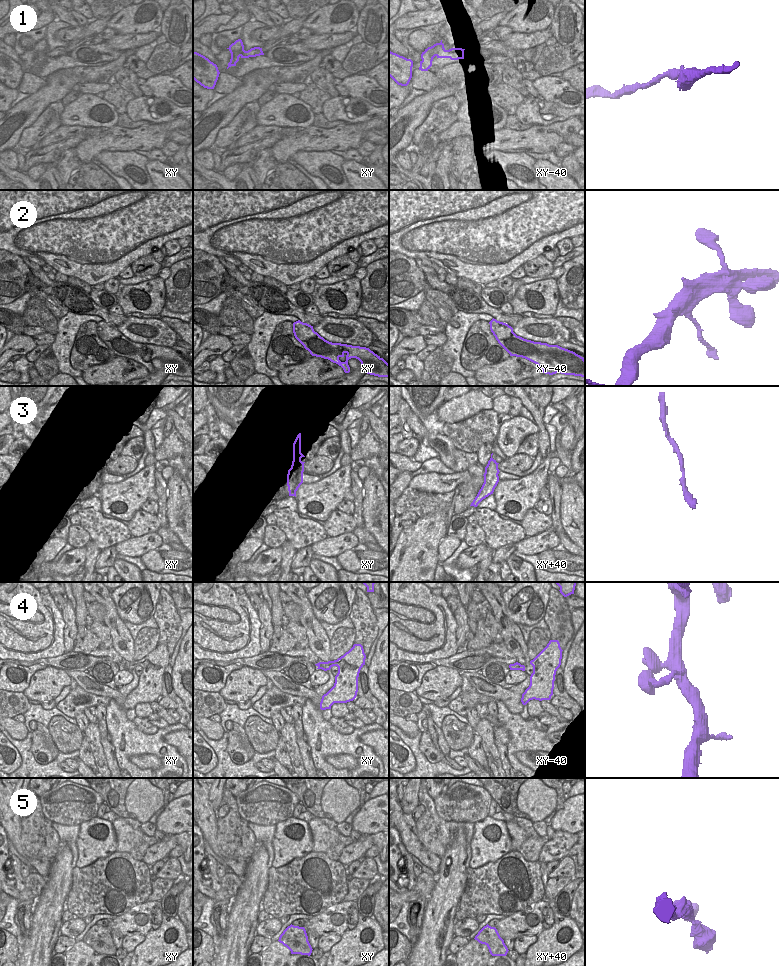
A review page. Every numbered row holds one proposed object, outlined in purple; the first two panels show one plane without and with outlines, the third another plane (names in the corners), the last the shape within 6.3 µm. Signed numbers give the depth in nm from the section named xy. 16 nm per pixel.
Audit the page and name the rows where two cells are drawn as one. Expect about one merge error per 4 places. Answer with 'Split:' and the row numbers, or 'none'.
Split: none

